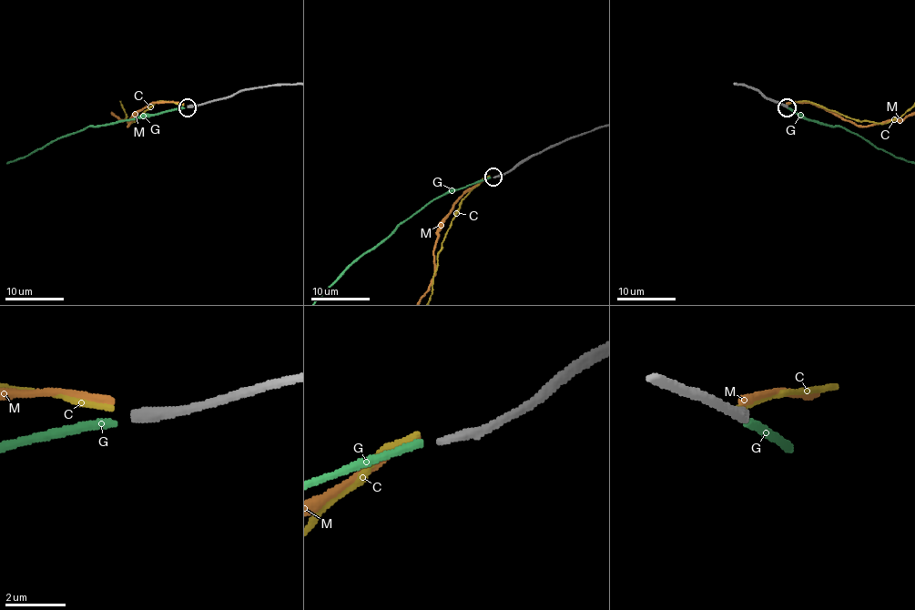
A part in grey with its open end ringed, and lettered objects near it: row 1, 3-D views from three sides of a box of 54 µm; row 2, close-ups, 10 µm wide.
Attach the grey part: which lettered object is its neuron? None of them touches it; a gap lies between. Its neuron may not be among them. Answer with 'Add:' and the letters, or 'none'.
Add: G

